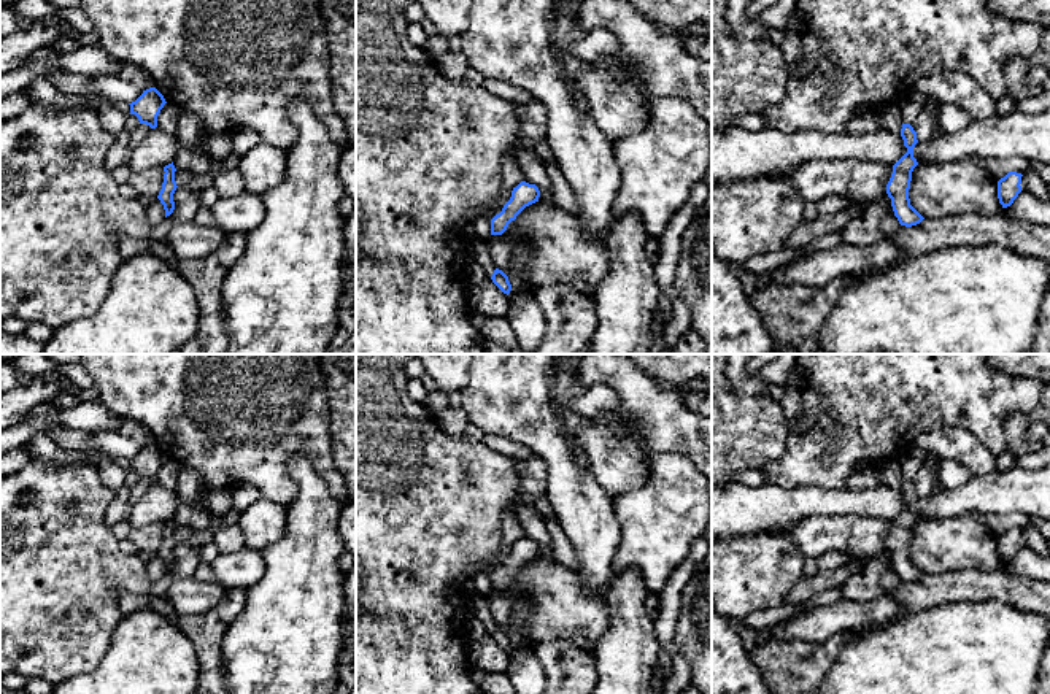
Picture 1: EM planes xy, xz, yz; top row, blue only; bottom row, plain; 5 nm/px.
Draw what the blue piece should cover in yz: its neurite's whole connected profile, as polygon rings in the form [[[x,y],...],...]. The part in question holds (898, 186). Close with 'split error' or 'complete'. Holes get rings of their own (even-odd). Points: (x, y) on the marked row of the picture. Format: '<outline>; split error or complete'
[[[902,124],[901,137],[907,152],[893,165],[891,178],[886,184],[886,194],[891,199],[894,216],[901,226],[912,227],[920,224],[925,218],[910,205],[909,189],[912,172],[918,165],[913,157],[913,148],[918,143],[917,132],[910,124]]]; complete

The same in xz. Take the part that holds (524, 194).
[[[521,181],[511,191],[510,200],[504,205],[502,211],[491,219],[491,235],[502,235],[508,224],[529,205],[539,202],[540,191],[535,184]]]; complete

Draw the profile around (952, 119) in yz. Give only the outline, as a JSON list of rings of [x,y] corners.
[[[940,103],[936,121],[944,133],[958,133],[972,122],[969,114],[953,103]]]

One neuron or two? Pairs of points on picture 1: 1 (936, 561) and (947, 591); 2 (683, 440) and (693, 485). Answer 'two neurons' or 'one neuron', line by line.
1: two neurons
2: two neurons

